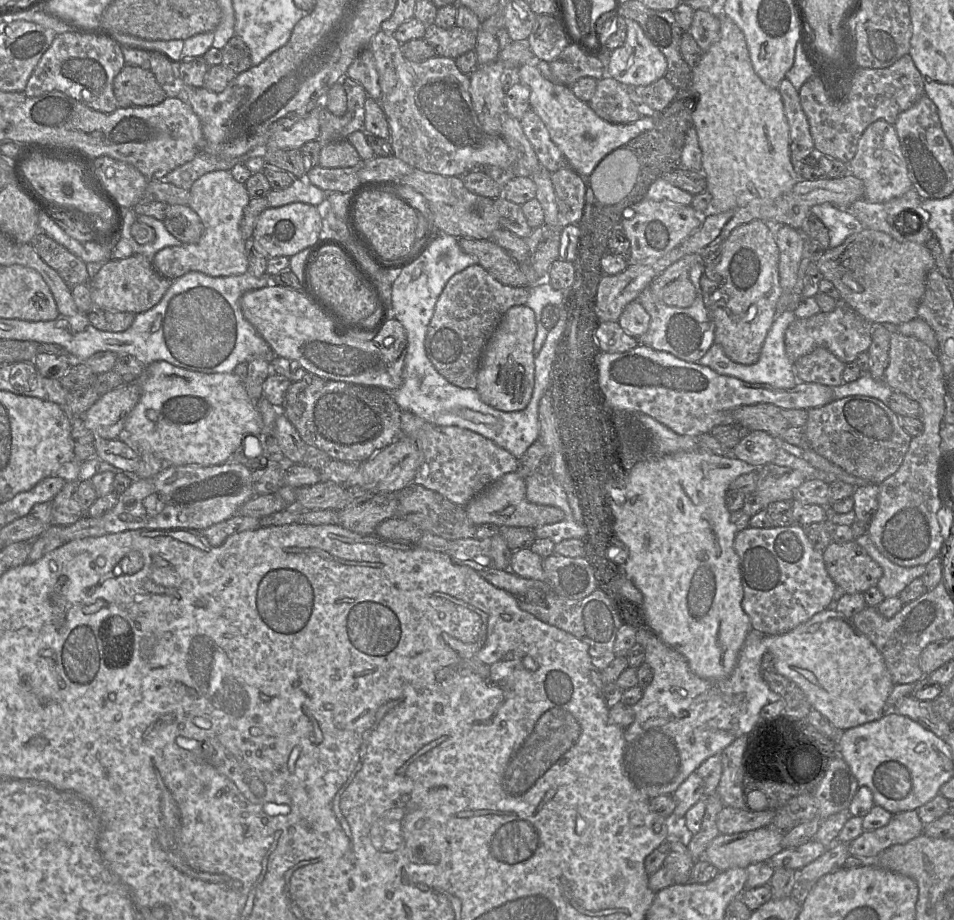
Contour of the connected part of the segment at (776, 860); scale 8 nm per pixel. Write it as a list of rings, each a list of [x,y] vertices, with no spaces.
[[[810,840],[795,848],[782,849],[767,862],[774,869],[783,867],[797,871],[824,854],[828,847],[816,840]]]

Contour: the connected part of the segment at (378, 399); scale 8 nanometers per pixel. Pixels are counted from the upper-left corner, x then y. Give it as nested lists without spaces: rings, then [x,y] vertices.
[[[306,374],[303,379],[288,387],[283,404],[277,407],[297,430],[301,439],[310,447],[316,447],[332,460],[362,463],[401,436],[401,412],[390,392],[371,386],[324,379]]]

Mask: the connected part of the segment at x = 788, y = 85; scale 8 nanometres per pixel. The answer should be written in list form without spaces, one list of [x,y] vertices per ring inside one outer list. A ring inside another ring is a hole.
[[[784,78],[778,90],[789,124],[791,162],[799,179],[803,180],[801,177],[802,161],[812,155],[815,150],[809,122],[800,103],[799,91],[792,83]]]

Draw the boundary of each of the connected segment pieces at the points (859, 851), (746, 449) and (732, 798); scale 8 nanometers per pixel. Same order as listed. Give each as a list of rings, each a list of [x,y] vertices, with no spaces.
[[[917,810],[894,814],[886,826],[864,831],[851,841],[849,853],[854,857],[874,857],[893,845],[905,844],[923,834],[924,826]]]
[[[751,431],[732,450],[732,456],[759,469],[773,463],[778,451],[776,439],[765,431]]]
[[[748,736],[738,737],[721,752],[723,770],[717,793],[724,807],[748,809],[743,791],[744,752]]]

